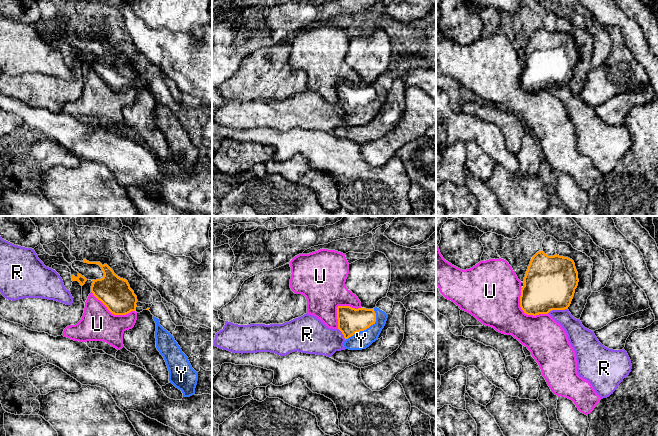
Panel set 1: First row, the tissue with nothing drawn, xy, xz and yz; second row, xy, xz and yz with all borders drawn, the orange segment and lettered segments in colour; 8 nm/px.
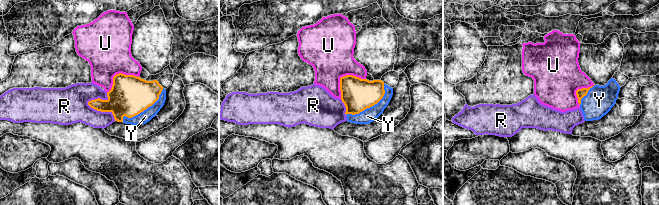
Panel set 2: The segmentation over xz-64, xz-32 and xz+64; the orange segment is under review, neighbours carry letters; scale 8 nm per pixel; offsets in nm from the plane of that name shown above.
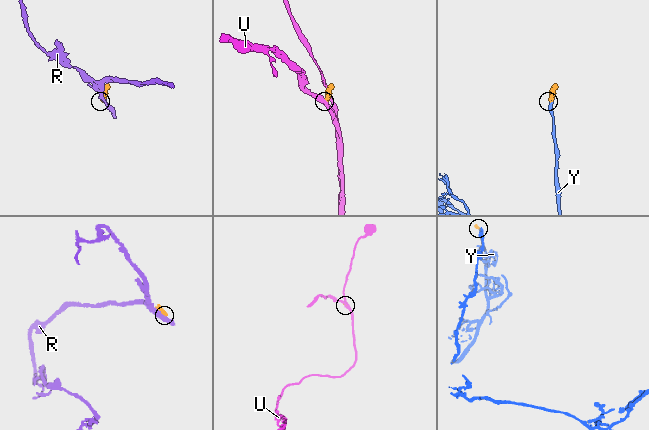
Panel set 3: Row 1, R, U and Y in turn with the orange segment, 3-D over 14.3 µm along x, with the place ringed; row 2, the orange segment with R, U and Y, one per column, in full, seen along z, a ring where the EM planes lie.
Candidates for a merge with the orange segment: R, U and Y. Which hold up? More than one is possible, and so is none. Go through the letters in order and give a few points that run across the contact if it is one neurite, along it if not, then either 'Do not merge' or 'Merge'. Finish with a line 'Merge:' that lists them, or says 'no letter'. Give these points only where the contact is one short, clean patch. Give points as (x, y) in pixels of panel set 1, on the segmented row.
R: Do not merge
U: Do not merge
Y: Merge
Merge: Y

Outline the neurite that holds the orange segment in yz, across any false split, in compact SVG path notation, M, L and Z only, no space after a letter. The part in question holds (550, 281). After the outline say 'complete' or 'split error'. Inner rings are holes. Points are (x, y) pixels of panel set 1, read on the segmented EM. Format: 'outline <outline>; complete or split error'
outline M537 252L524 277L520 307L525 314L533 316L568 309L578 282L578 272L572 259Z; complete

